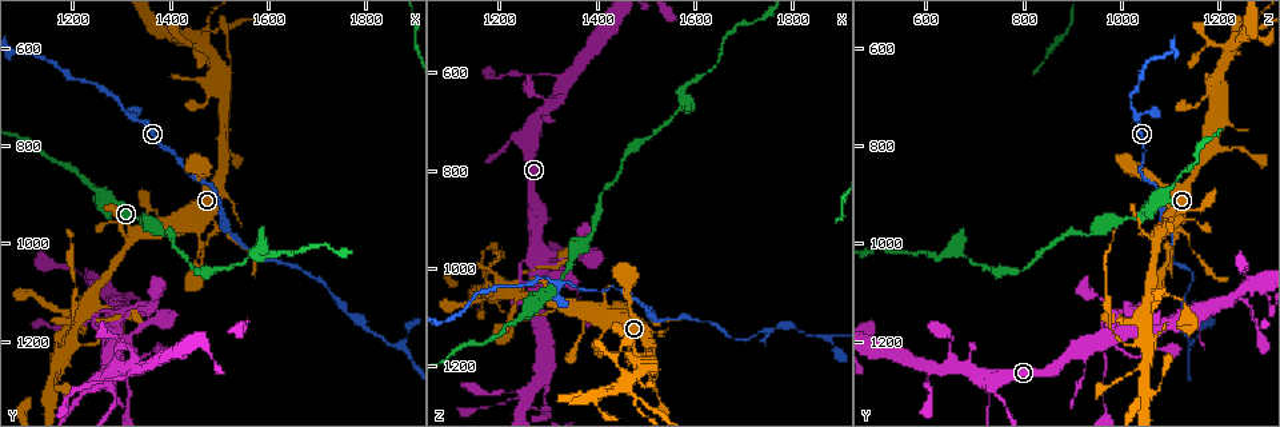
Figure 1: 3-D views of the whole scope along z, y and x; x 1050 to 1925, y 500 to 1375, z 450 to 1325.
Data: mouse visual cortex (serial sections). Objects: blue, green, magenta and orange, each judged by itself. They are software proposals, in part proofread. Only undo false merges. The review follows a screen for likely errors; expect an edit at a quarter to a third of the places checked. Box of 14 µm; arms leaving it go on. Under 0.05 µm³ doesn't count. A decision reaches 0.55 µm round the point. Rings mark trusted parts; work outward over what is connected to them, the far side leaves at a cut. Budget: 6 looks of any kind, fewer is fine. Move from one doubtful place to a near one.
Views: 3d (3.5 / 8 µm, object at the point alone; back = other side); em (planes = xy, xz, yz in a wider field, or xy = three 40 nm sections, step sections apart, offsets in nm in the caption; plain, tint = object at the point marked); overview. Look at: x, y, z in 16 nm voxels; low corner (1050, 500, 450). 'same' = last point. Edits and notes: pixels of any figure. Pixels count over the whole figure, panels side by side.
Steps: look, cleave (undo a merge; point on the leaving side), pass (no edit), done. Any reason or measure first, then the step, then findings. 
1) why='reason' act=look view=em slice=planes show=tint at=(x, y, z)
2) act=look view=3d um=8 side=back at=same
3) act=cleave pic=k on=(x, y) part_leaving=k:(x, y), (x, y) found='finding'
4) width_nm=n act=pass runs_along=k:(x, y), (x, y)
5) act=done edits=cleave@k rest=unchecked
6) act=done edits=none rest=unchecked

why='thin neck' act=look view=3d um=8 at=(1200, 1155, 980)

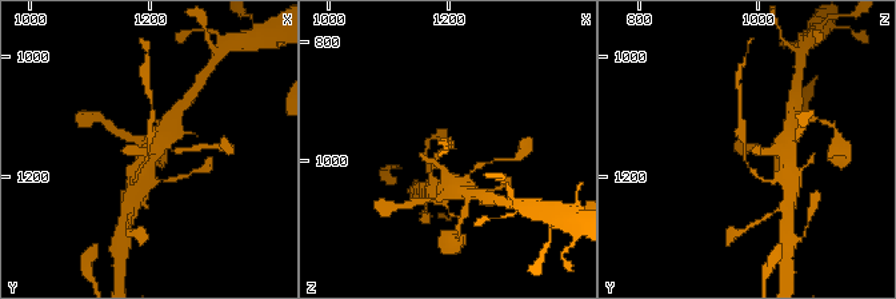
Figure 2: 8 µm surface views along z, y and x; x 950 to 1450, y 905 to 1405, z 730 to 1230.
arm_widths_nm=150,200 act=look view=em slice=xy step=3 show=tint at=(1200, 1160, 980)

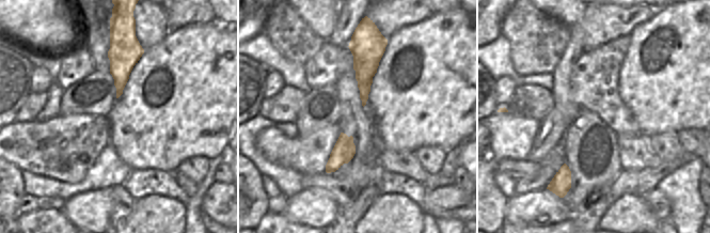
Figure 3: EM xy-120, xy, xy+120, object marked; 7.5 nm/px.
act=pass runs_along=2:(764, 182), (746, 160), (739, 115) found='one cell here'

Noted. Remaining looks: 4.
why='calibre changes' act=look view=3d um=8 at=(1285, 1320, 730)

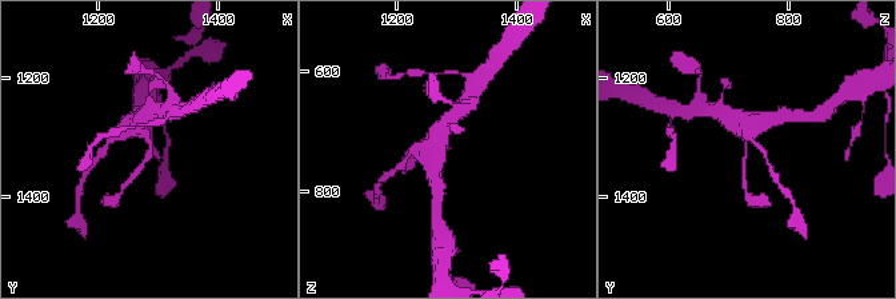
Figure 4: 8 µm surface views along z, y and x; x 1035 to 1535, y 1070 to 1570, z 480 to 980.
act=look view=em slice=xy step=2 show=tint at=(1285, 1325, 730)

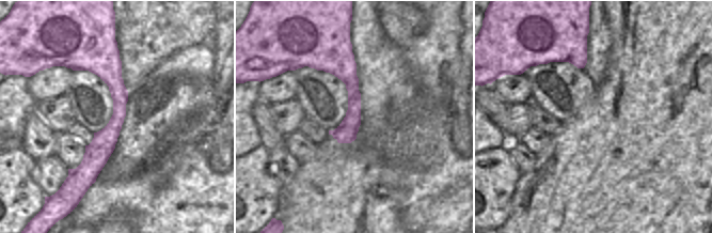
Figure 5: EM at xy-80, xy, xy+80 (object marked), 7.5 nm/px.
arm_widths_nm=150,600 act=pass runs_along=4:(754, 123), (744, 123), (746, 180) found='one cell here'

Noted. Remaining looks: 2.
why='calibre changes' act=look view=3d um=3.5 at=(1305, 1280, 605)

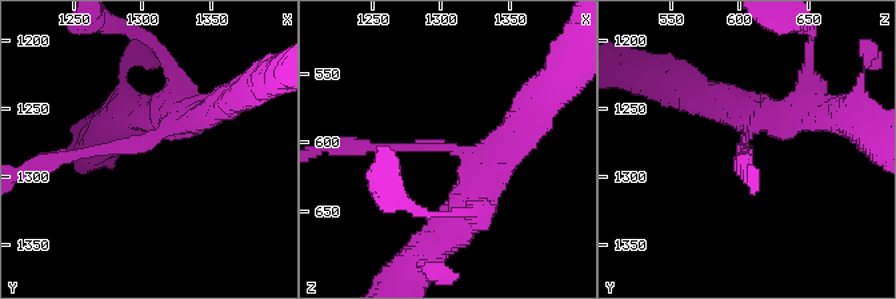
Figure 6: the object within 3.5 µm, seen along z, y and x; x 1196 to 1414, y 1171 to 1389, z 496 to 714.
act=look view=em slice=planes show=tint at=(1306, 1274, 604)

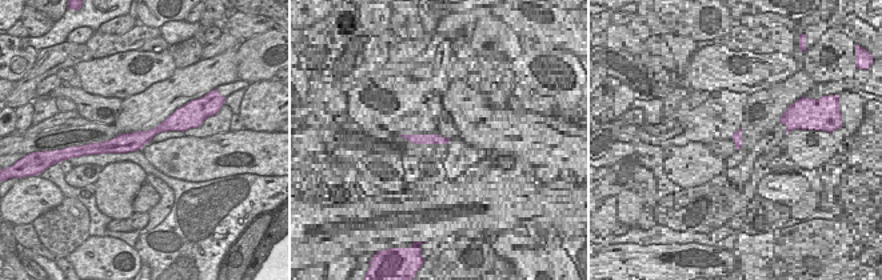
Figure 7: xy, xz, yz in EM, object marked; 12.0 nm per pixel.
arm_widths_nm=150,450 act=pass runs_along=7:(180, 127), (99, 150) found='one cell here'

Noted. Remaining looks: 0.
act=done edits=none rest=unchecked

